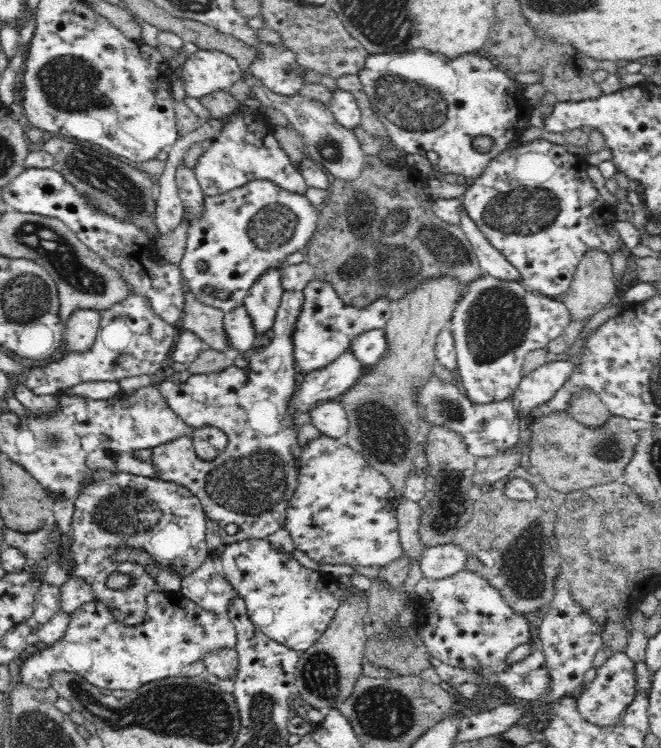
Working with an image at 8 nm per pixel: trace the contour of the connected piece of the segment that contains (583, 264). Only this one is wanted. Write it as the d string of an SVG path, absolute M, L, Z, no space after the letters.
M590 250L578 262L571 288L564 292L562 303L570 310L572 320L590 319L610 305L616 292L609 254Z

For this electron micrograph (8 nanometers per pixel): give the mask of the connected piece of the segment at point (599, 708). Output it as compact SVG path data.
M616 651L602 666L597 668L596 676L589 682L585 691L577 699L578 712L584 720L596 726L616 726L620 714L628 708L636 696L636 663L623 651Z

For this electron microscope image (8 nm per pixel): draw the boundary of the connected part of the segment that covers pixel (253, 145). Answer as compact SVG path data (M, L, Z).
M242 118L231 121L226 121L220 128L220 134L211 141L208 150L204 150L204 154L198 158L194 166L193 171L205 196L224 194L250 181L260 179L272 181L288 192L304 195L308 187L305 178L280 146L272 133L273 129L257 120L252 124L242 122Z

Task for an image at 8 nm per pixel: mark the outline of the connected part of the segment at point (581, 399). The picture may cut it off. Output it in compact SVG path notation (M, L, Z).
M582 389L572 395L568 407L572 409L571 416L583 426L600 428L610 420L611 412L600 400L600 396L590 389Z

